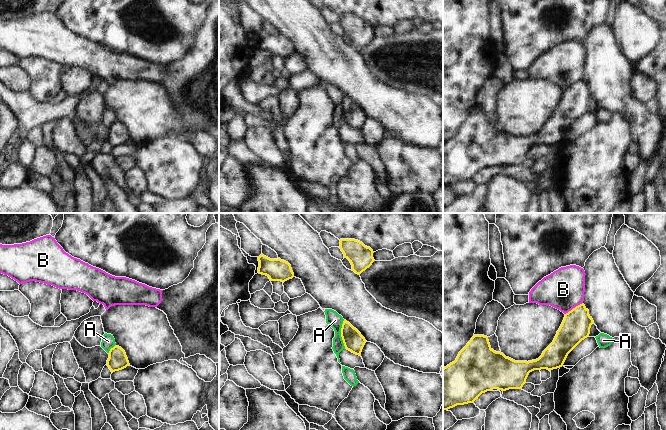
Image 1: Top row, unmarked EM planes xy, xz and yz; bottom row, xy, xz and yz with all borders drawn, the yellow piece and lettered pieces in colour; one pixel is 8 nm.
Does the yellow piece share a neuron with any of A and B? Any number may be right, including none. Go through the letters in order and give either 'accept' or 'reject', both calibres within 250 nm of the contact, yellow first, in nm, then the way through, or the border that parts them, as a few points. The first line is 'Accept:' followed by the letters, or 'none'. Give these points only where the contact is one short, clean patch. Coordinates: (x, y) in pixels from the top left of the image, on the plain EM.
Accept: none
A: reject; 160 nm thick on the yellow side, 120 nm on the other; border along xz (343, 96), (341, 115), (345, 124)
B: reject; 220 nm thick on the yellow side, 320 nm on the other

